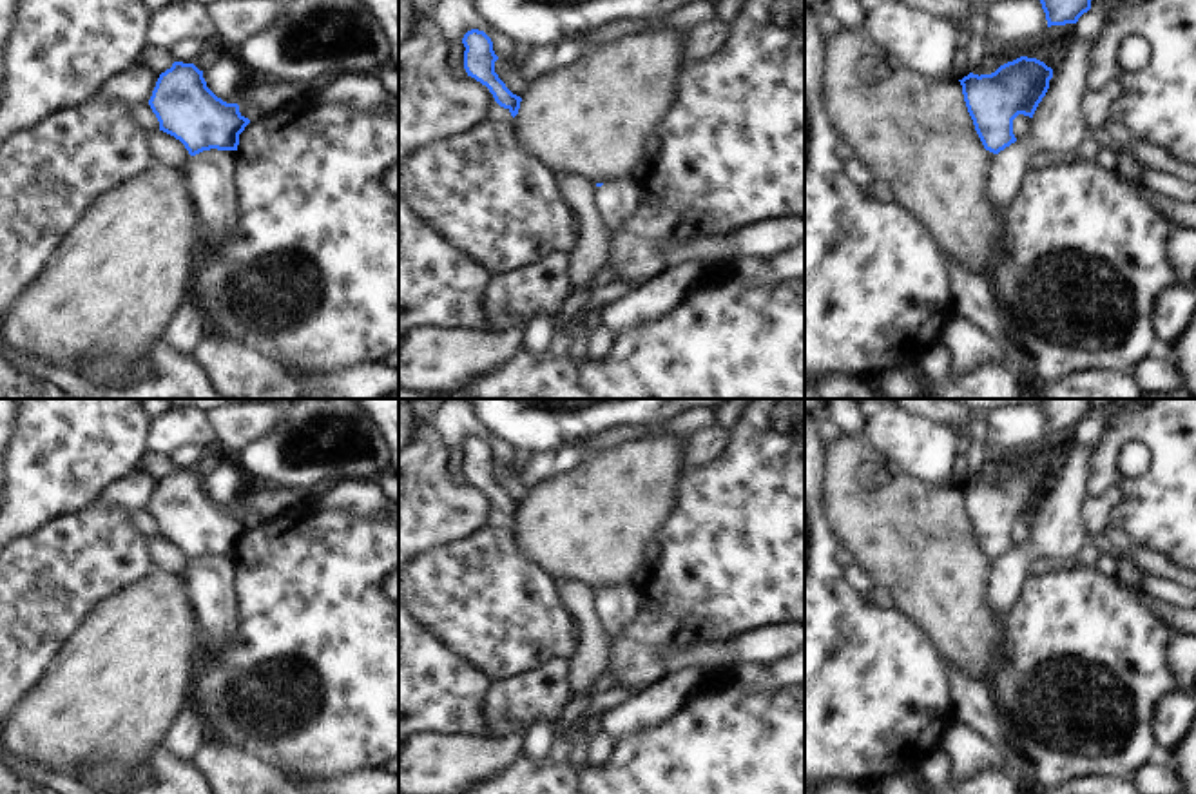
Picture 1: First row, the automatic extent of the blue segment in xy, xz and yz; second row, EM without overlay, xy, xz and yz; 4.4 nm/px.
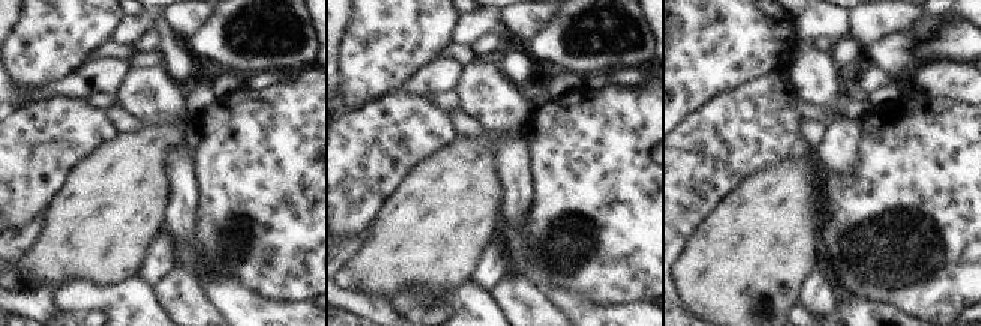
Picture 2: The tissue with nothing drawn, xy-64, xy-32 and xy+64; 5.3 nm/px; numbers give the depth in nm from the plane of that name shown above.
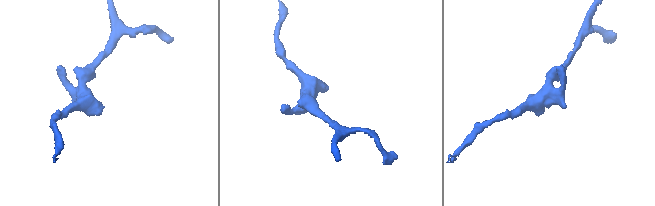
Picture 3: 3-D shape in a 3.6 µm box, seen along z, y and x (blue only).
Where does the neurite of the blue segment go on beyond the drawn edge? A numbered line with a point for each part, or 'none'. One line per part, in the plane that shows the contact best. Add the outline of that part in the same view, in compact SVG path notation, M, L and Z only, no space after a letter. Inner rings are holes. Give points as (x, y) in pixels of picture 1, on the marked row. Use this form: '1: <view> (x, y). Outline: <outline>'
none.

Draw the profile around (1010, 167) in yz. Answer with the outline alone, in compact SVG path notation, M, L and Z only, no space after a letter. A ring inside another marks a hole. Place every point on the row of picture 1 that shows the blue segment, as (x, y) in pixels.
M1109 0L1100 7L1105 22L1104 31L1096 38L1075 38L1069 51L1055 67L1049 89L1031 118L1031 134L995 154L991 167L991 198L998 208L1008 210L1018 196L1024 178L1029 172L1029 156L1035 150L1075 152L1076 147L1089 138L1089 125L1082 114L1082 98L1089 92L1089 73L1096 47L1111 24L1136 11L1145 2L1147 0Z

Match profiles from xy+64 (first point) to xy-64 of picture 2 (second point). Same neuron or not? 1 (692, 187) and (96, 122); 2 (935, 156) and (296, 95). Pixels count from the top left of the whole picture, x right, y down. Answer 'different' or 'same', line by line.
1: same
2: same

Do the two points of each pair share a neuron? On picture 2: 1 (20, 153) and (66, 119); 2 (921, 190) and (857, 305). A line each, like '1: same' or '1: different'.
1: same
2: different

